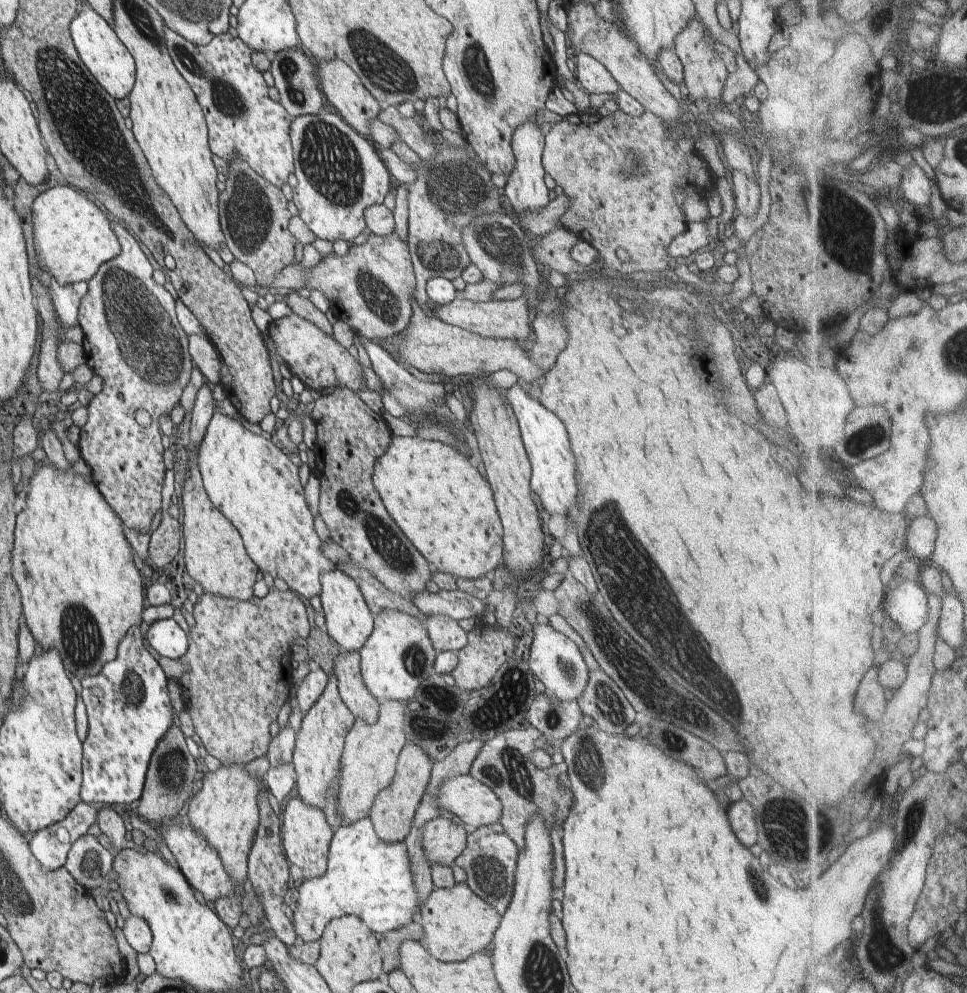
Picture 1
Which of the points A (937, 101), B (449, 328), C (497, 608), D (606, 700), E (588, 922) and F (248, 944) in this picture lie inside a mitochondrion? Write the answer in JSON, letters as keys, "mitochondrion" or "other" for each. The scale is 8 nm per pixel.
{"A":"mitochondrion","B":"other","C":"other","D":"mitochondrion","E":"other","F":"other"}

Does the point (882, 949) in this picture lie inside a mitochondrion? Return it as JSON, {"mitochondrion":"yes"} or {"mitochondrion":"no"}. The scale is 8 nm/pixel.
{"mitochondrion":"yes"}

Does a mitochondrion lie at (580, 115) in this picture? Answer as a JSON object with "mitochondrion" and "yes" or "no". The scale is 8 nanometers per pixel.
{"mitochondrion":"no"}

